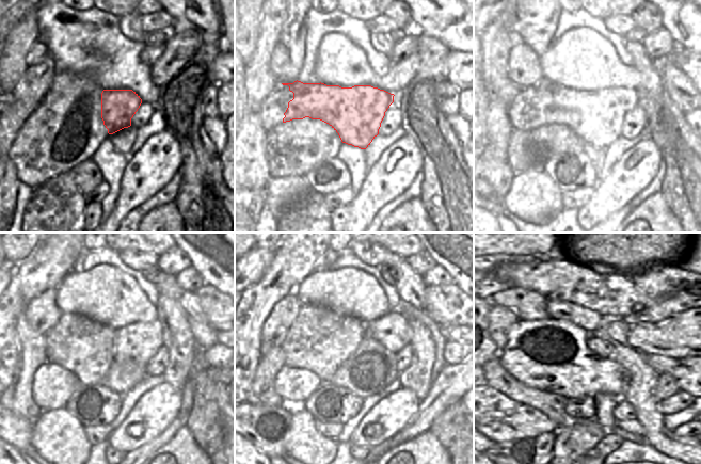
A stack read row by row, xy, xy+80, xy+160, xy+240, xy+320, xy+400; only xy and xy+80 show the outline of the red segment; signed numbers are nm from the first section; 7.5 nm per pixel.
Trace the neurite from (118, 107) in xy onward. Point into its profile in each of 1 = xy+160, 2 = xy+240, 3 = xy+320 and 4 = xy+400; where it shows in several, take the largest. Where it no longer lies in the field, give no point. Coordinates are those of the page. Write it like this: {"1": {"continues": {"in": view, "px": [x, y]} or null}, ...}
{"1": {"continues": {"in": "xy+160", "px": [596, 117]}}, "2": {"continues": {"in": "xy+240", "px": [138, 342]}}, "3": {"continues": {"in": "xy+320", "px": [392, 331]}}, "4": {"continues": {"in": "xy+400", "px": [648, 331]}}}

